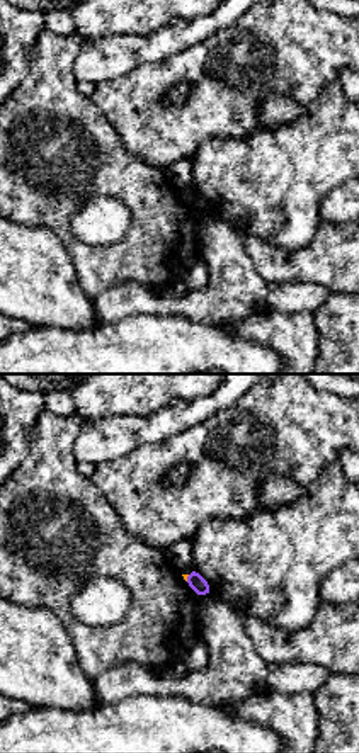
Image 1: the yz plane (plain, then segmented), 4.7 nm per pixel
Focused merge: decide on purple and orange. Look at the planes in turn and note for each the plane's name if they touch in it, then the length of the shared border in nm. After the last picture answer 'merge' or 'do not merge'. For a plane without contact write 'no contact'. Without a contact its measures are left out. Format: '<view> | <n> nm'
yz | 40 nm

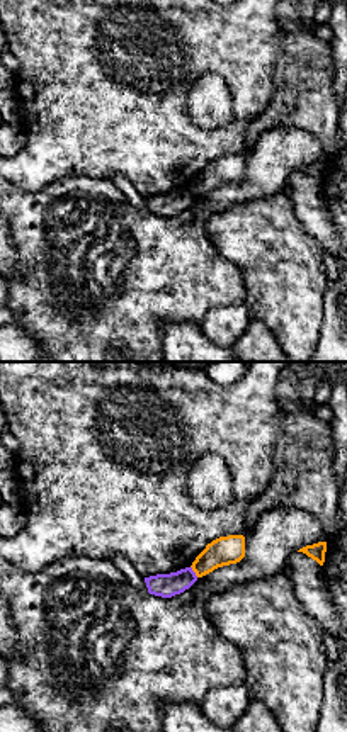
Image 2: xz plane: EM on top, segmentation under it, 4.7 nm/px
xz | 70 nm

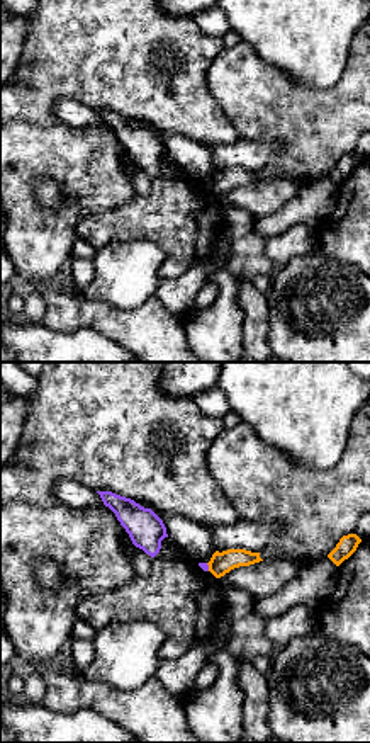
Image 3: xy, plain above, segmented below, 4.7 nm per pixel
xy | 40 nm

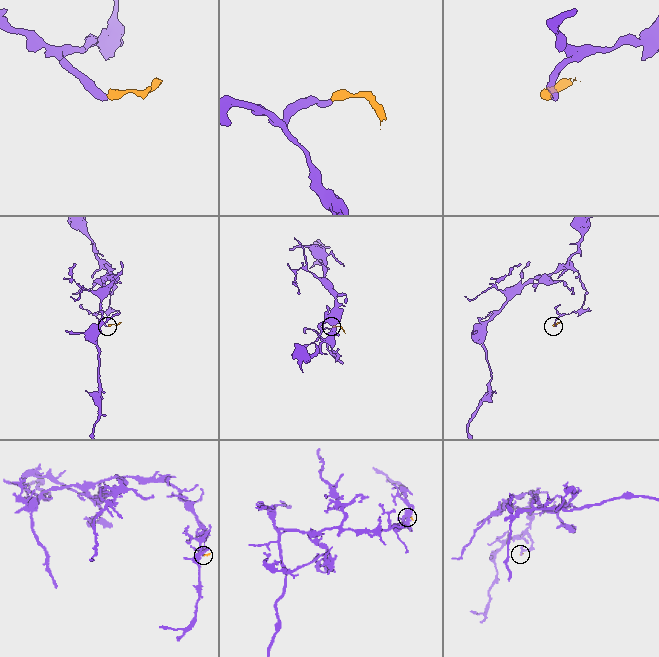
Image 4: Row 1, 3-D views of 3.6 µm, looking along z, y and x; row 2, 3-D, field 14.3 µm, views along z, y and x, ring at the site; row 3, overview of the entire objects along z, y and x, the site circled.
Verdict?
do not merge

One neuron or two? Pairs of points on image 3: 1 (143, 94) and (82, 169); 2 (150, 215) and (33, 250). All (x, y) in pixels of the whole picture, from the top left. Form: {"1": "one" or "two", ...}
{"1": "two", "2": "two"}

